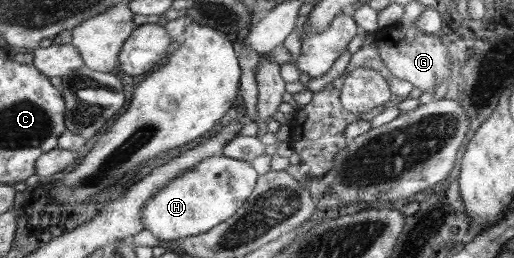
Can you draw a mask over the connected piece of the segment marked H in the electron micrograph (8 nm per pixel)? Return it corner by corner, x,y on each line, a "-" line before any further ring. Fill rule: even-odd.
211,156
201,160
195,168
177,175
157,191
144,208
143,226
161,241
181,241
212,231
225,220
232,219
250,199
255,189
257,172
250,162
233,157

